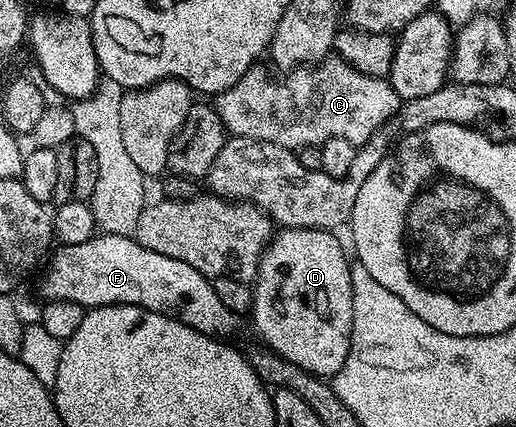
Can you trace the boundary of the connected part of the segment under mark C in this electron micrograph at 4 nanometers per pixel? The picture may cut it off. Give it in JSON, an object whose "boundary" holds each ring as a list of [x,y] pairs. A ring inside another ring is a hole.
{"boundary":[[[339,57],[321,59],[315,65],[293,67],[280,77],[284,79],[275,79],[266,68],[260,66],[254,65],[233,87],[215,96],[216,112],[218,117],[222,117],[225,132],[229,136],[273,142],[274,145],[284,146],[295,153],[300,151],[299,147],[316,149],[331,139],[345,139],[361,145],[375,131],[390,124],[388,122],[392,118],[395,120],[401,110],[402,100],[387,78],[362,73]]]}

